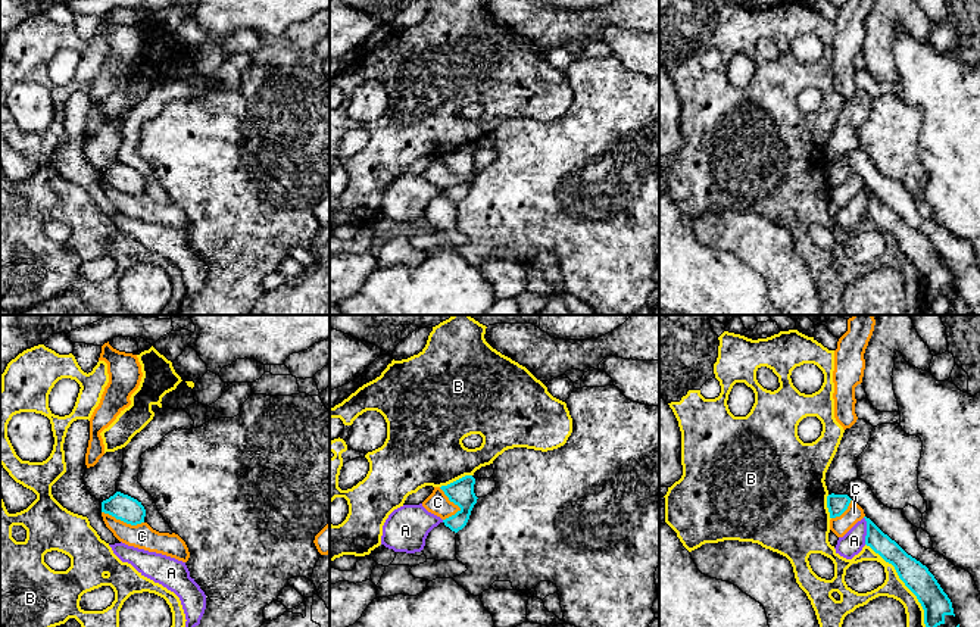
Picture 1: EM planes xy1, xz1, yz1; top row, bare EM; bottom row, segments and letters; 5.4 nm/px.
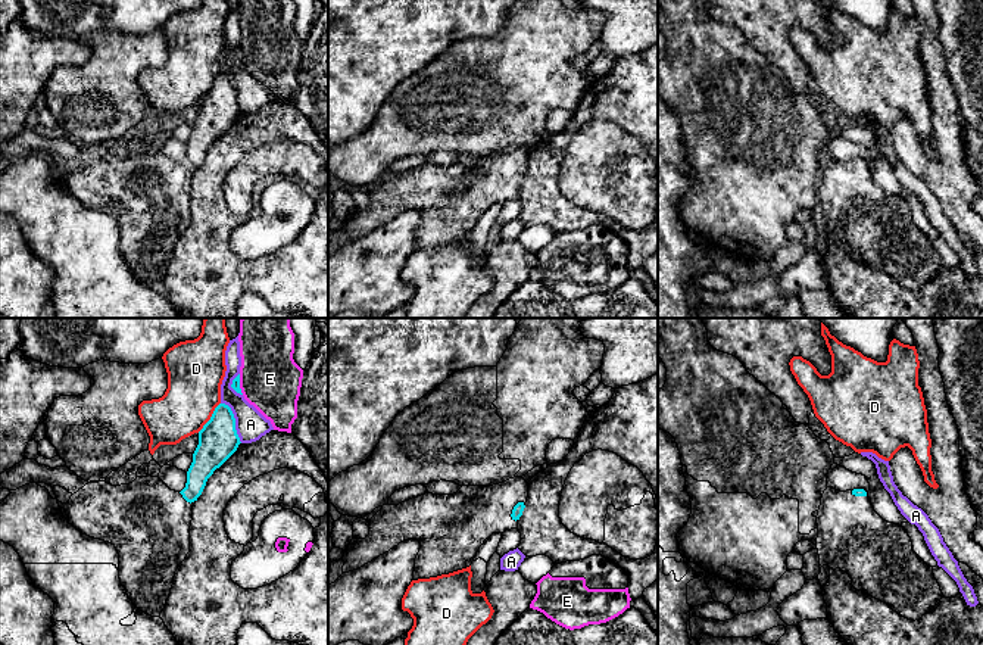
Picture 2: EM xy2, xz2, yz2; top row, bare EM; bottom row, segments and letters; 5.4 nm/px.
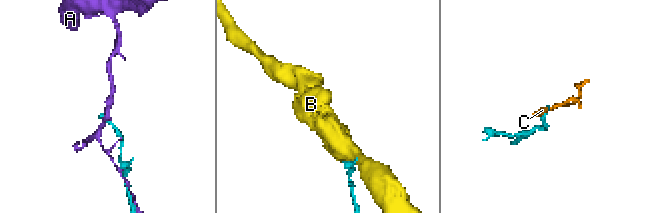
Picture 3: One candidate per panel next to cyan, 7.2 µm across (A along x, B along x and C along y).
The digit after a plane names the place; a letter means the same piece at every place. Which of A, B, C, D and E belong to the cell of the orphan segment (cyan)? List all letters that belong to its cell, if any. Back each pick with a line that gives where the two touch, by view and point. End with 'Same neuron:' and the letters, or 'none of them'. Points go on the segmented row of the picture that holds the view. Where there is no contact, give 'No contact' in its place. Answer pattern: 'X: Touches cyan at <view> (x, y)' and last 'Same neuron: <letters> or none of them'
Same neuron: none of them

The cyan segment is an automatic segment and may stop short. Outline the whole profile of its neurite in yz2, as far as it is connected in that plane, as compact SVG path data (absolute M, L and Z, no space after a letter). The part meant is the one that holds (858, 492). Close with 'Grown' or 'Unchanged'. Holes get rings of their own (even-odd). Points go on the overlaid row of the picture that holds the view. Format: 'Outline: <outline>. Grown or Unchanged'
Outline: M827 487L817 515L820 573L823 565L848 573L856 591L887 604L908 620L920 620L943 596L933 574L914 551L906 530L884 521L873 508L864 489L840 492Z. Grown

